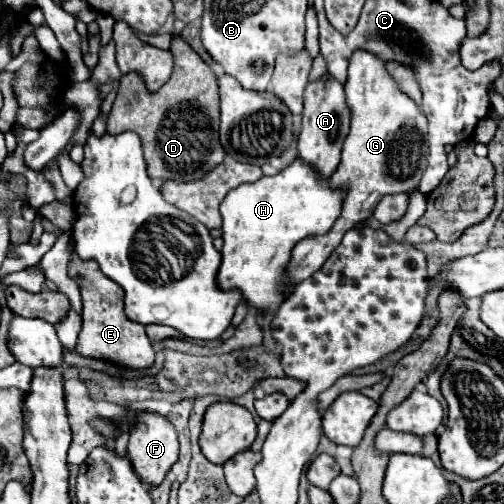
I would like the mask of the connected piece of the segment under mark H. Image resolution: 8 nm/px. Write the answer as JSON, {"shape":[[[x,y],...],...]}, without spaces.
{"shape":[[[296,158],[286,170],[274,176],[262,176],[258,182],[234,188],[222,202],[222,264],[218,268],[218,288],[238,290],[242,300],[266,312],[270,306],[280,306],[292,292],[286,268],[292,258],[292,248],[308,238],[330,230],[340,216],[342,190],[332,190],[328,180],[320,180],[316,170]]]}

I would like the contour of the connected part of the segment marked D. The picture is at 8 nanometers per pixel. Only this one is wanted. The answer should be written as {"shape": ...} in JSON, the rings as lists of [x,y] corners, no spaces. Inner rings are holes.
{"shape":[[[180,36],[174,38],[170,52],[174,56],[174,72],[156,94],[150,94],[144,80],[134,72],[120,78],[118,96],[106,120],[106,132],[136,132],[142,140],[148,176],[160,182],[184,182],[204,178],[208,170],[216,168],[216,164],[224,160],[226,152],[218,142],[220,98],[214,72]]]}

